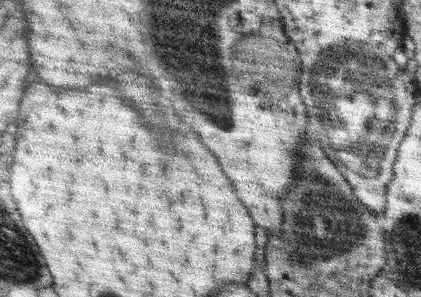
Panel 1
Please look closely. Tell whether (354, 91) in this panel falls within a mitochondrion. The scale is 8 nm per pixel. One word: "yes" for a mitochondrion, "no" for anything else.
yes

